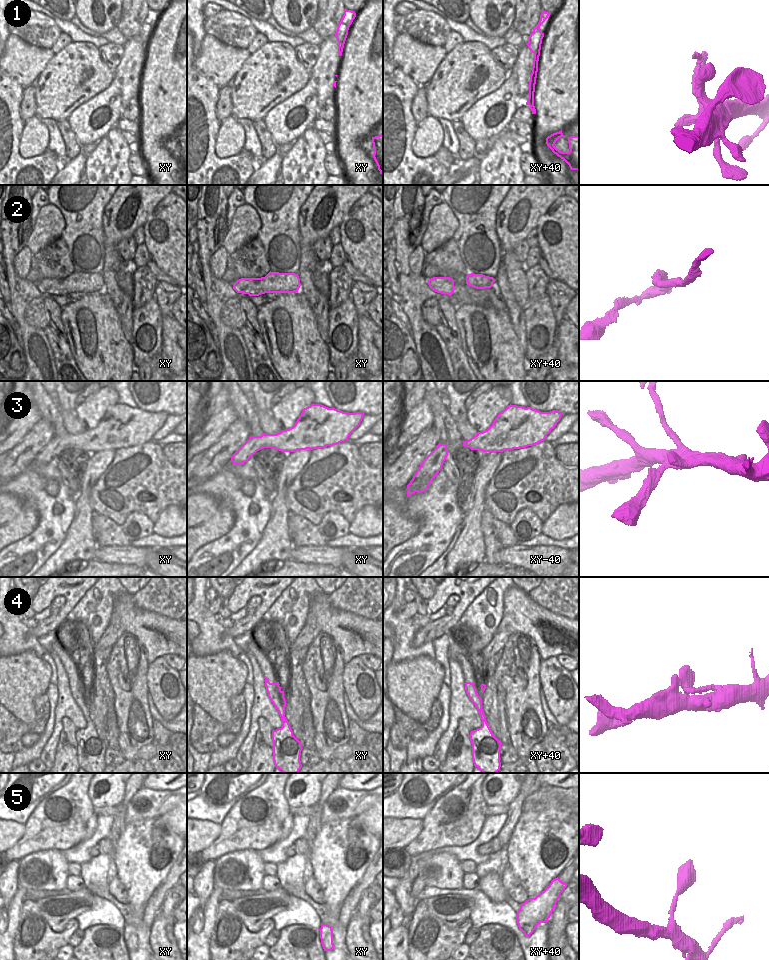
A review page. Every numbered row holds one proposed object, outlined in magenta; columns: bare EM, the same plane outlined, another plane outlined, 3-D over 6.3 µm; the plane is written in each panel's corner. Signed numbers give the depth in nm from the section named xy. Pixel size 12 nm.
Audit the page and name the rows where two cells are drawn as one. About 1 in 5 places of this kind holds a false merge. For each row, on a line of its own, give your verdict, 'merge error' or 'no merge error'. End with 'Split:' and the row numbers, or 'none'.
1: no merge error
2: no merge error
3: no merge error
4: no merge error
5: no merge error
Split: none

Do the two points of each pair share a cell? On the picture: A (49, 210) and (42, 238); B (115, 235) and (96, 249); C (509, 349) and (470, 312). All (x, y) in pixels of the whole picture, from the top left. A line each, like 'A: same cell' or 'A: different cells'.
A: same cell
B: different cells
C: same cell

